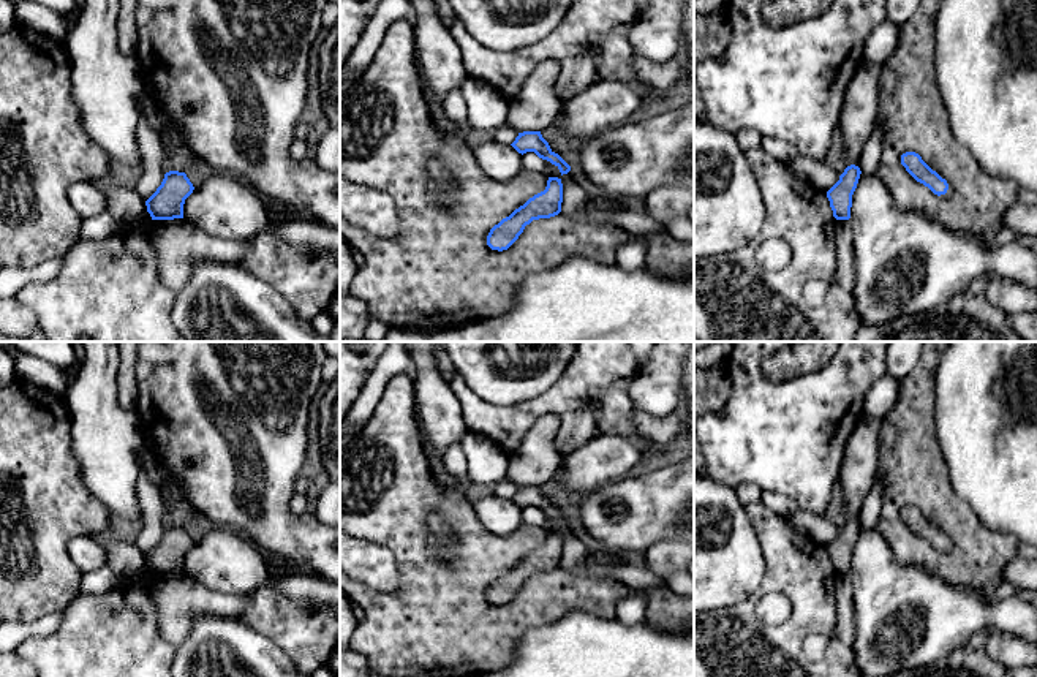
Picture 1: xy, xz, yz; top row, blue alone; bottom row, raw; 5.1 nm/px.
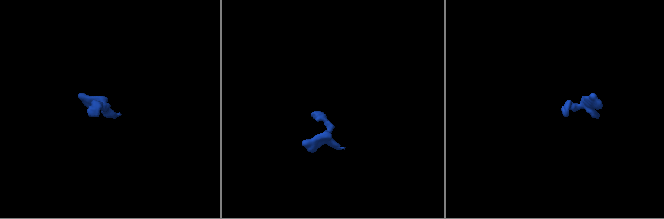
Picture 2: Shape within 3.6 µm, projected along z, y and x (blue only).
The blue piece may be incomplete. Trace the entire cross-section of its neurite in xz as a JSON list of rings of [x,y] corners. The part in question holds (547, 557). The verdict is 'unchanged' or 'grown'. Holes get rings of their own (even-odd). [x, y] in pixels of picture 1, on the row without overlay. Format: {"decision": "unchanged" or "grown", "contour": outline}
{"decision": "unchanged", "contour": [[[549,531],[544,546],[530,552],[523,560],[490,584],[487,599],[498,606],[507,604],[533,574],[558,569],[561,566],[561,557],[561,533]]]}

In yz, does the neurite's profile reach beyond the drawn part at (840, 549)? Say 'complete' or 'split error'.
complete

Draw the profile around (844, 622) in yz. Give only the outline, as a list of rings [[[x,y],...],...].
[[[850,574],[836,576],[835,596],[836,617],[833,636],[847,645],[852,645],[855,642],[855,611]]]

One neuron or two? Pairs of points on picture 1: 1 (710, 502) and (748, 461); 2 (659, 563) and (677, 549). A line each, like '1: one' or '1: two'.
1: two
2: one

